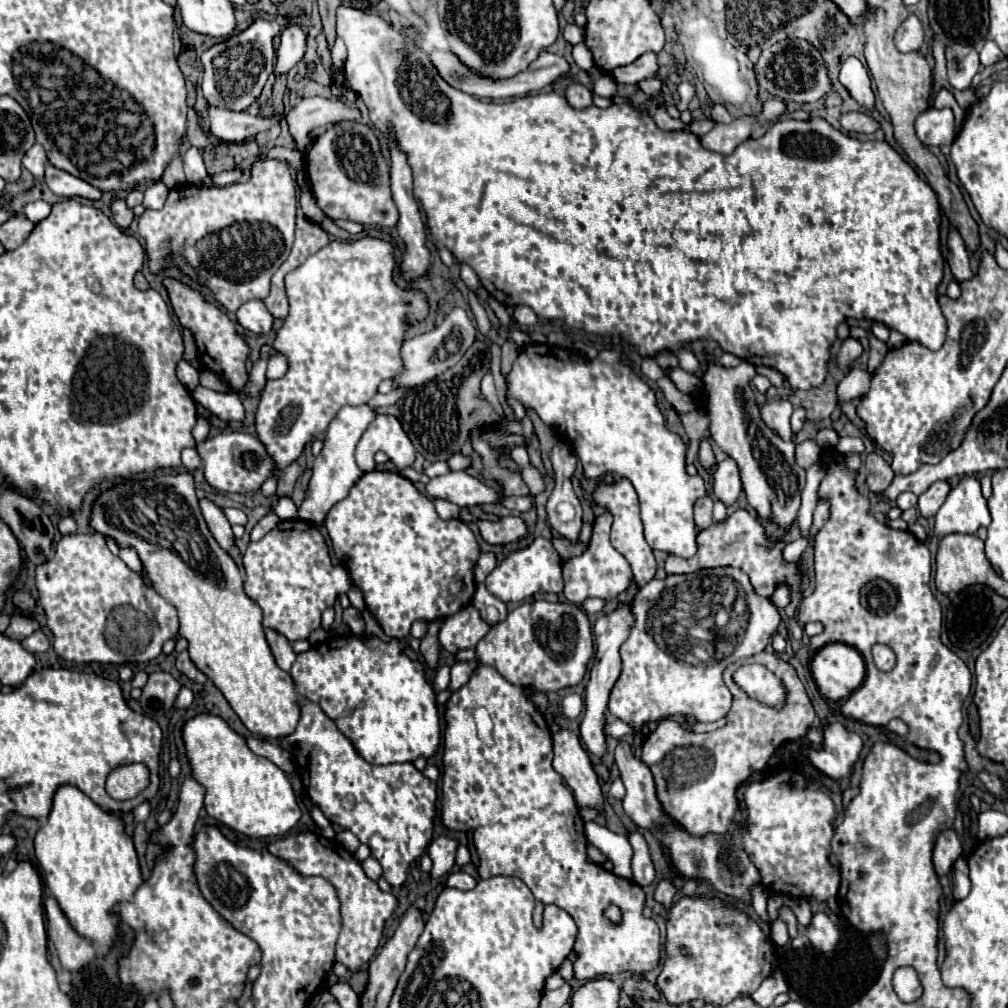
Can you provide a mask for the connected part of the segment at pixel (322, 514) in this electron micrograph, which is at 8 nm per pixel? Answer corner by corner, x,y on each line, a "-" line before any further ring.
361,404
361,406
345,406
339,410
339,414
333,418
333,422
329,424
327,436
325,436
325,446
321,450
321,454
315,458
313,462
313,476
309,480
309,488
307,488
307,498
299,508
299,516
307,516
307,522
311,524
323,524
331,506
339,500
343,500
351,486
361,478
361,470
355,464
355,446
361,438
361,434
367,430
367,426
375,420
377,412
369,406
369,404

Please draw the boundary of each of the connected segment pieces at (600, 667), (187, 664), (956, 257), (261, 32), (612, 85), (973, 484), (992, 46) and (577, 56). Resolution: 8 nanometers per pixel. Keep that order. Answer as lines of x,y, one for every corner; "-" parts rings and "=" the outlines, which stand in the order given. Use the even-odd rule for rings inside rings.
619,604
617,610
601,616
595,626
593,626
593,636
597,642
597,654
595,654
595,662
591,668
591,678
589,684
585,688
585,716
581,722
581,740
585,742
587,750
597,756
603,758
607,752
607,744
605,744
605,710
607,710
607,702
609,702
609,694
621,674
621,660
619,660
619,648
621,644
627,640
629,634
629,626
633,624
633,614
629,610
629,606
=
181,652
181,654
177,656
177,670
183,672
183,674
185,674
189,680
193,680
193,682
203,684
203,682
207,680
205,674
199,672
199,670
195,668
195,664
189,660
189,654
187,654
187,652
=
951,228
951,234
949,234
949,258
947,258
947,262
949,262
949,268
951,268
957,282
965,282
965,280
973,278
965,244
963,244
959,232
953,230
953,228
=
255,18
249,24
249,28
245,28
243,32
233,34
231,38
203,52
201,62
205,70
203,70
201,88
209,106
225,108
225,110
247,110
251,104
257,102
265,82
275,70
273,66
275,66
277,54
273,50
273,38
277,34
279,34
277,20
=
605,74
599,80
595,80
593,92
599,94
599,96
603,96
603,98
613,98
617,94
617,82
609,74
=
963,478
947,496
945,504
935,514
933,534
943,538
947,534
975,534
981,526
989,526
991,516
987,500
981,494
977,478
=
987,40
985,46
983,46
983,50
981,50
981,64
983,64
983,66
989,66
989,64
999,62
1001,58
1003,58
1003,52
999,50
999,46
997,46
995,42
=
579,42
579,44
575,44
575,46
573,46
573,60
575,60
575,62
577,62
577,66
579,66
579,68
583,68
583,70
589,70
589,68
593,66
591,52
587,50
587,46
585,46
583,42

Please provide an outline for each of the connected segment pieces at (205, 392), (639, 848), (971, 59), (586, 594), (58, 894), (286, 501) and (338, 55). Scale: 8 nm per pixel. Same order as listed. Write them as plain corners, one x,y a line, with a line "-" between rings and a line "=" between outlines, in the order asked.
197,386
193,390
193,398
203,406
207,408
209,412
213,412
217,418
229,422
229,420
235,420
235,422
241,422
243,420
243,406
241,406
241,398
233,392
217,392
217,390
211,390
211,388
205,388
205,386
=
633,830
629,832
629,842
633,846
633,880
639,884
639,886
647,886
655,880
655,870
653,870
653,862
649,858
649,848
647,848
647,842
643,838
641,832
=
955,42
945,50
945,56
947,56
949,84
959,90
969,88
971,78
979,70
979,54
973,48
973,44
=
609,512
597,516
593,522
593,538
589,542
589,548
581,556
571,558
569,562
563,564
563,578
565,578
563,594
571,604
581,606
587,598
605,598
607,602
611,602
621,592
625,592
629,588
629,584
633,582
629,562
609,542
611,522
613,522
613,516
=
69,784
59,786
53,796
53,808
47,818
47,824
41,826
35,834
35,856
43,870
45,884
49,886
51,894
57,898
69,922
75,926
75,930
81,936
93,940
101,954
107,954
113,940
117,938
117,922
119,922
119,918
109,910
121,900
131,900
135,896
135,890
143,882
133,840
125,834
125,826
121,818
115,812
105,812
91,798
87,798
79,788
=
287,496
279,498
279,518
281,520
295,520
297,518
297,506
=
341,38
335,40
335,46
331,50
331,58
333,58
333,66
335,68
341,68
343,66
343,60
345,60
345,44

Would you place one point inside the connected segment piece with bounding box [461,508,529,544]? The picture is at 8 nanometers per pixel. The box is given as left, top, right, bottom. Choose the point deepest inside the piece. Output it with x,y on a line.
511,528

